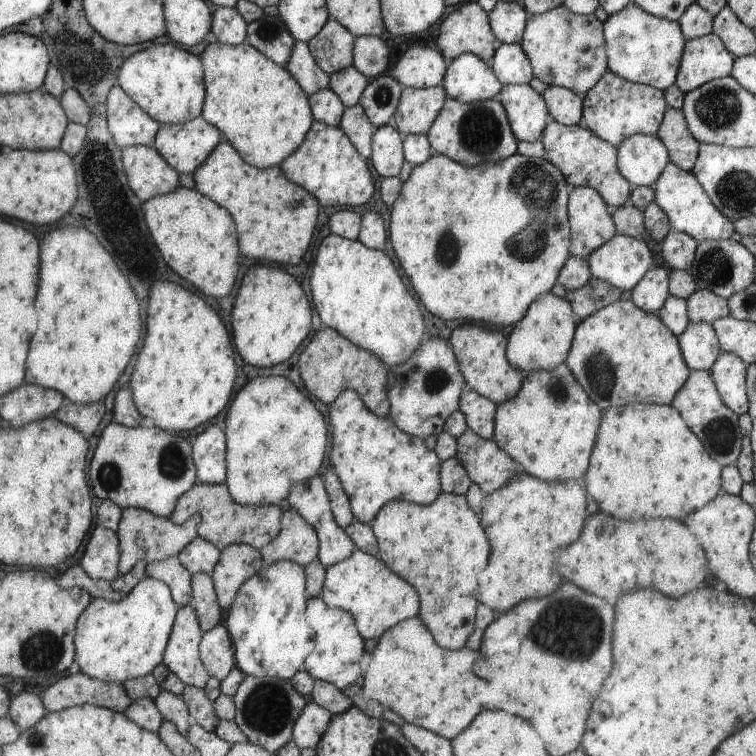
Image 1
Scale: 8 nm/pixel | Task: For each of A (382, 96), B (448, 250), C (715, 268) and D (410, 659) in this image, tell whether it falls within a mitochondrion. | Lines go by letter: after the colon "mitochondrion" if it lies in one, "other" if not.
A: mitochondrion
B: mitochondrion
C: mitochondrion
D: other

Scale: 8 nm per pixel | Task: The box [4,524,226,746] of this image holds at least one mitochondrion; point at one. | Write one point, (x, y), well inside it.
(42, 652)

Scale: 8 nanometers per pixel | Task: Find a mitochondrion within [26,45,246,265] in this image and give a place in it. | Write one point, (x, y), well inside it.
(99, 165)

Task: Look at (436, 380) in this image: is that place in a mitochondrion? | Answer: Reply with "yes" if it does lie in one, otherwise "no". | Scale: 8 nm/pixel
yes

